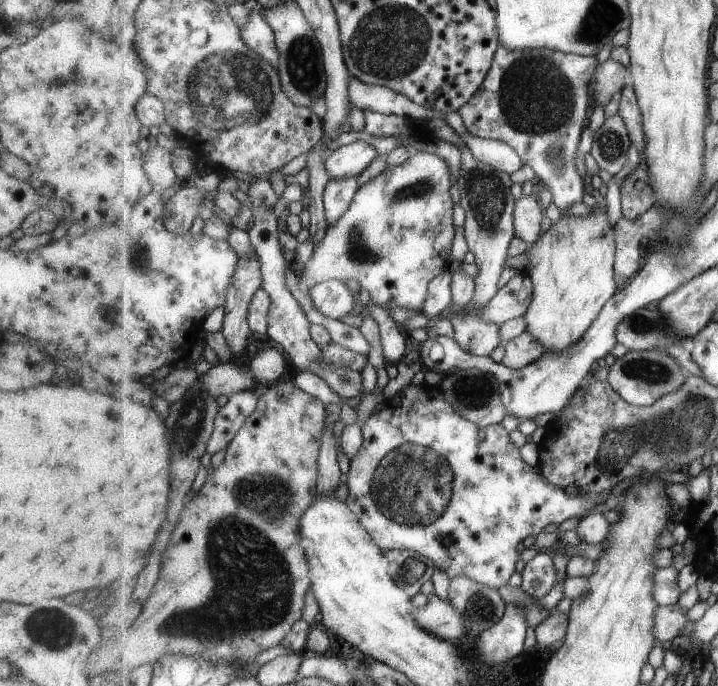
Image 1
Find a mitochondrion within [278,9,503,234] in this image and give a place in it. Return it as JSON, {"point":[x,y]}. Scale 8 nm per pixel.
{"point":[367,54]}

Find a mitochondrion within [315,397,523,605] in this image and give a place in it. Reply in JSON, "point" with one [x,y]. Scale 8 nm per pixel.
{"point":[411,485]}

